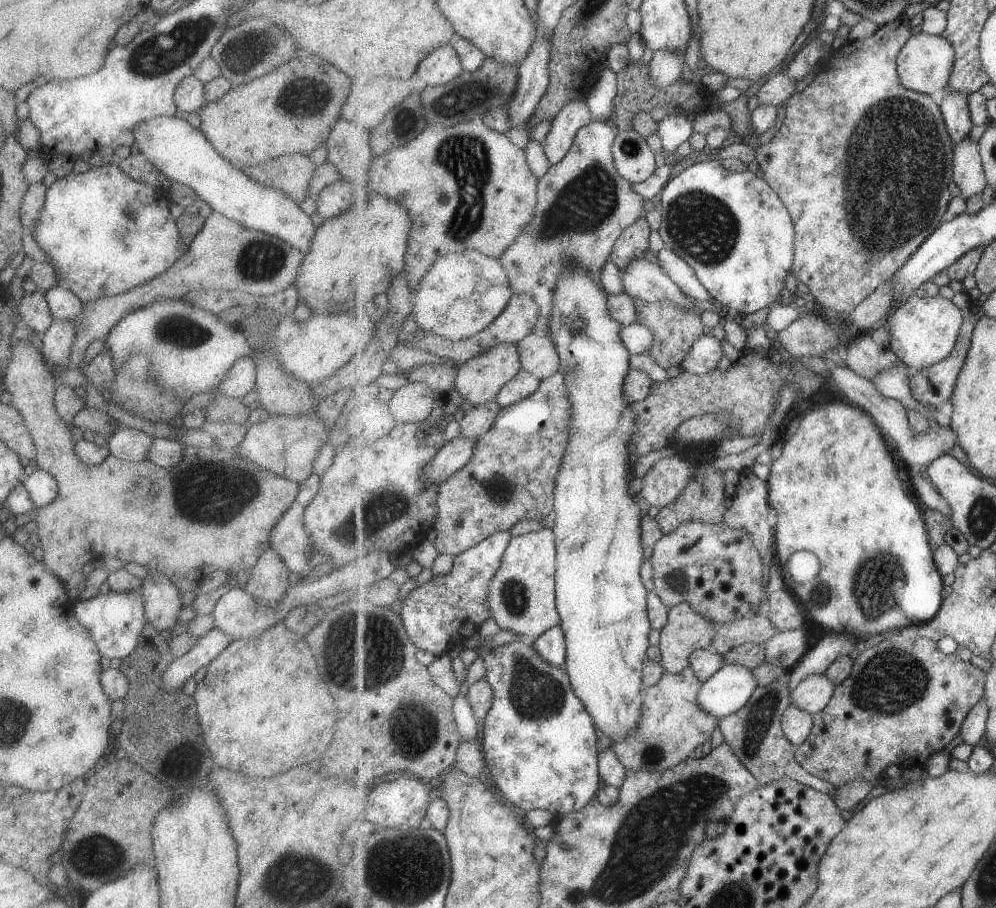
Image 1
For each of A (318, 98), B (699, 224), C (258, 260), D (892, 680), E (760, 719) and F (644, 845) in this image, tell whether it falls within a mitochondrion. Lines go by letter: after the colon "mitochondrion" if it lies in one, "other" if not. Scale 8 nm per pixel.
A: other
B: mitochondrion
C: mitochondrion
D: mitochondrion
E: mitochondrion
F: mitochondrion

